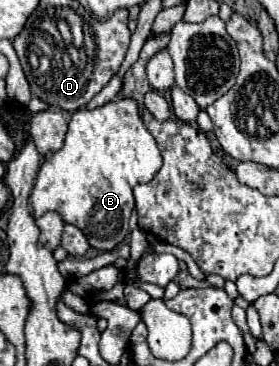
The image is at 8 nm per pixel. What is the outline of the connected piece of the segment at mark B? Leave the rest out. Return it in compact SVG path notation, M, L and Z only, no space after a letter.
M133 99L111 101L93 111L79 109L69 121L65 145L39 169L31 193L33 215L55 211L65 223L77 225L91 247L111 251L129 233L129 217L135 207L133 187L151 181L159 169L159 147L143 125Z

